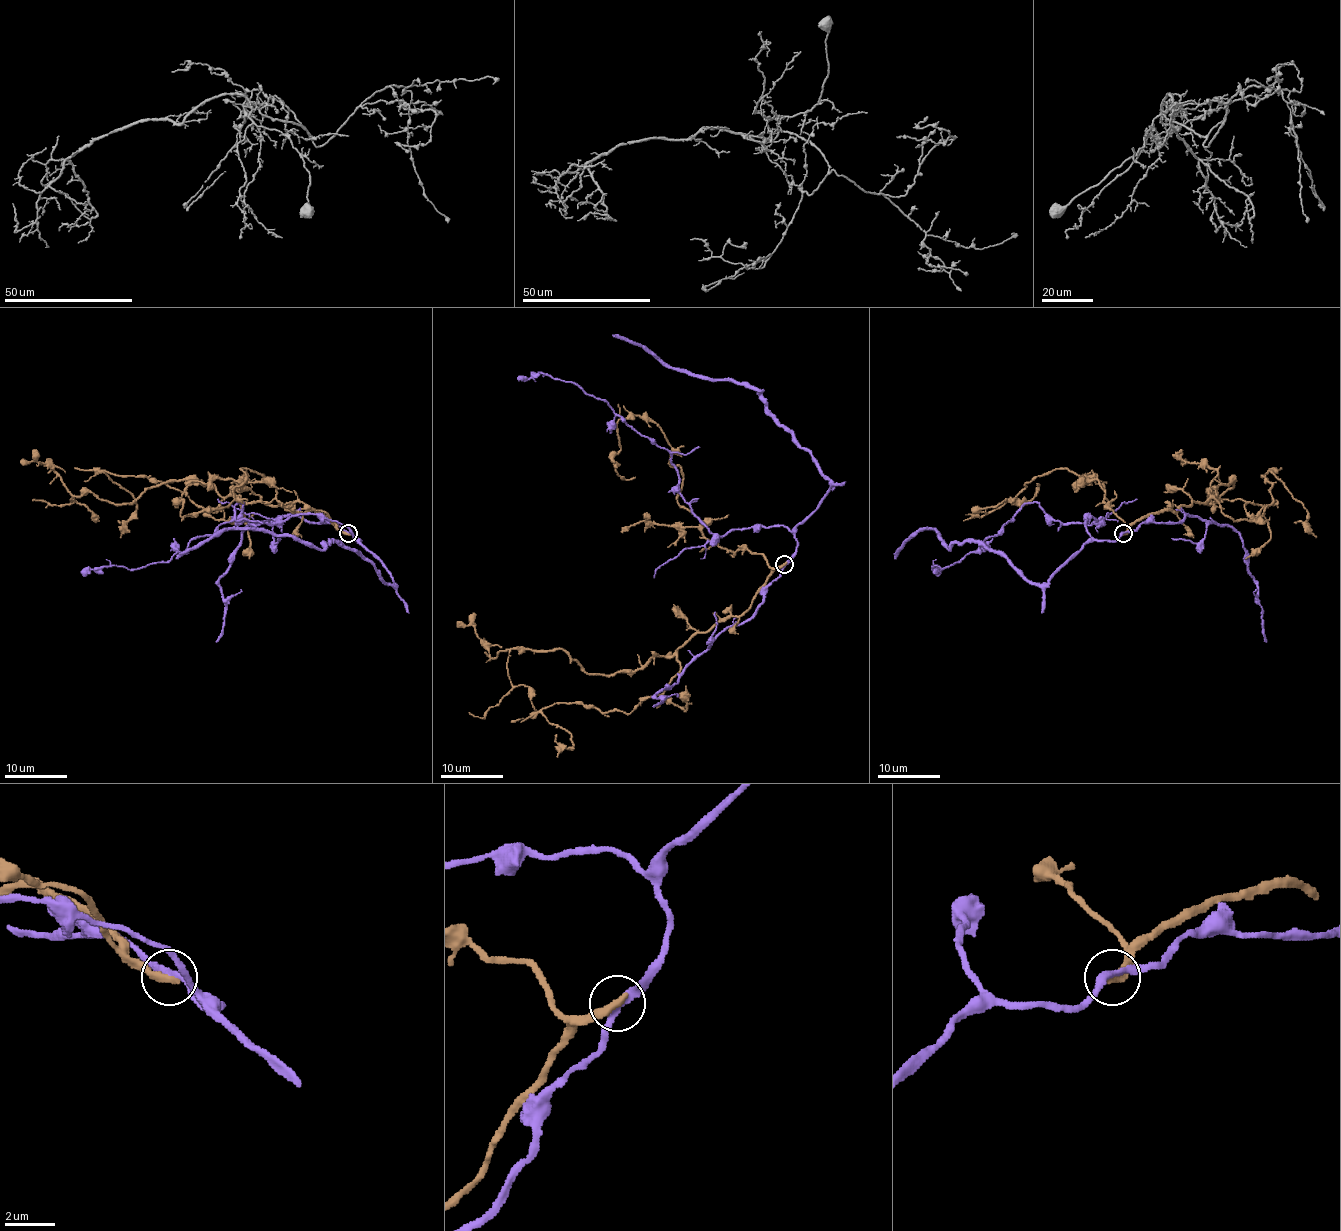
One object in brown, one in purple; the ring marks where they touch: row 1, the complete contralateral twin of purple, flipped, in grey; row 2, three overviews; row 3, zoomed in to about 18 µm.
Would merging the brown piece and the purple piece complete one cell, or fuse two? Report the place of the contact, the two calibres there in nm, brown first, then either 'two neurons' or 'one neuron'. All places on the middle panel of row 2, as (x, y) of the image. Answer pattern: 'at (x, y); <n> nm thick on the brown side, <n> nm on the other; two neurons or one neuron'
at (784, 564); 320 nm thick on the brown side, 260 nm on the other; two neurons

